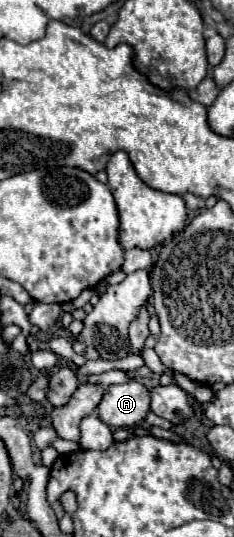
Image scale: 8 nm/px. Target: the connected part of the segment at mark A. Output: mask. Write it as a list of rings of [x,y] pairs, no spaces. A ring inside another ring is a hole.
[[[129,380],[125,384],[109,386],[97,412],[107,426],[133,428],[145,420],[149,404],[151,404],[149,390],[141,382]]]

